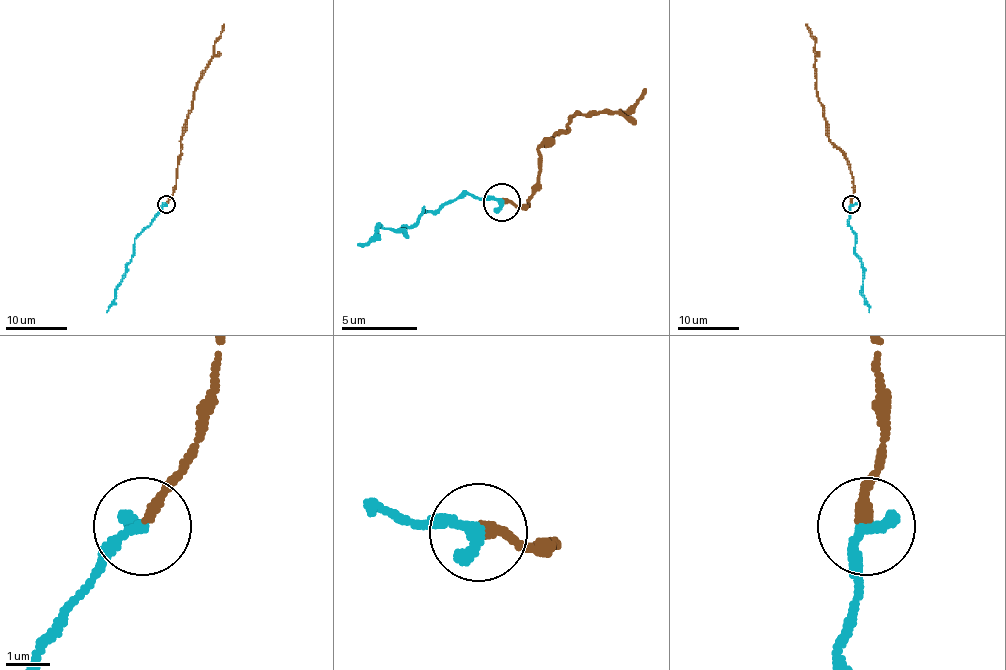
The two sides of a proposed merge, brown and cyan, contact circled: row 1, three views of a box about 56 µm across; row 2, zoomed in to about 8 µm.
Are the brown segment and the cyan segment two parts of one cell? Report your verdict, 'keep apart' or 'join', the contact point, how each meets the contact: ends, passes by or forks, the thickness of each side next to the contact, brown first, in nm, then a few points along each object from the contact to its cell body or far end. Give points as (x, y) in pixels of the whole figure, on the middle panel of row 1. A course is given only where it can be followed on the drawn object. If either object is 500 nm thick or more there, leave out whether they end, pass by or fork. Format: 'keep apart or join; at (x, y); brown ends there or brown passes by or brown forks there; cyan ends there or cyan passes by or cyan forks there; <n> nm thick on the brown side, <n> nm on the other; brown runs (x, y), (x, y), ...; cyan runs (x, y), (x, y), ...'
keep apart; at (502, 202); brown ends there; cyan ends there; 240 nm thick on the brown side, 360 nm on the other; brown runs (504, 203), (527, 206), (538, 150), (565, 131), (576, 115), (626, 112), (645, 89); cyan runs (501, 203), (459, 195), (425, 210), (406, 229), (376, 229), (357, 244)

